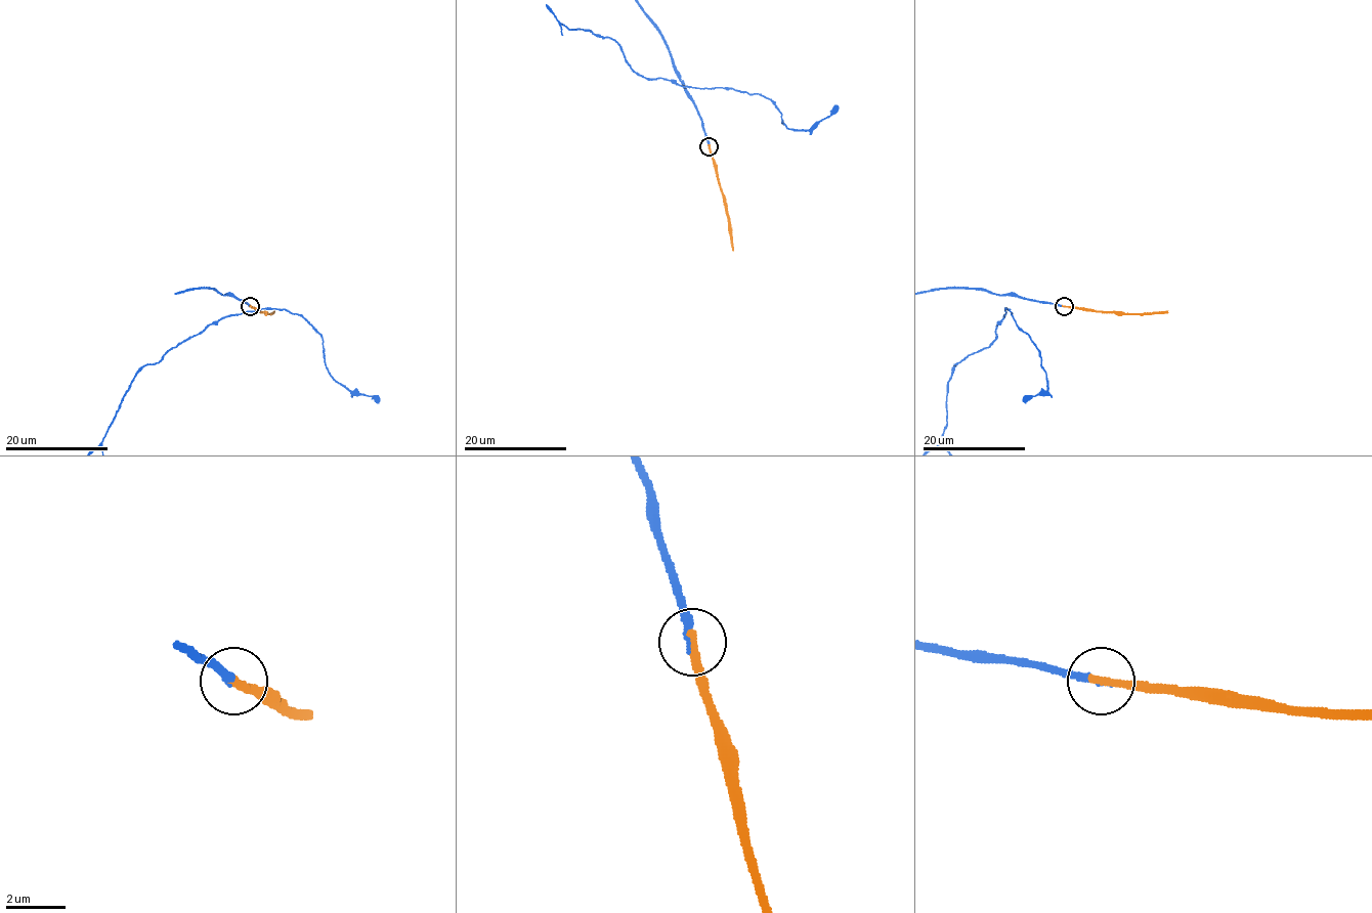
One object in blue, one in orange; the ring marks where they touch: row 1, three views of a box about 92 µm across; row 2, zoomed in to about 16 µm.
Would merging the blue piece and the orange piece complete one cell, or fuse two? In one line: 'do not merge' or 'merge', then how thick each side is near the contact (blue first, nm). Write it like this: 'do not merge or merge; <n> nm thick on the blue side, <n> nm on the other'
merge; 190 nm thick on the blue side, 320 nm on the other

